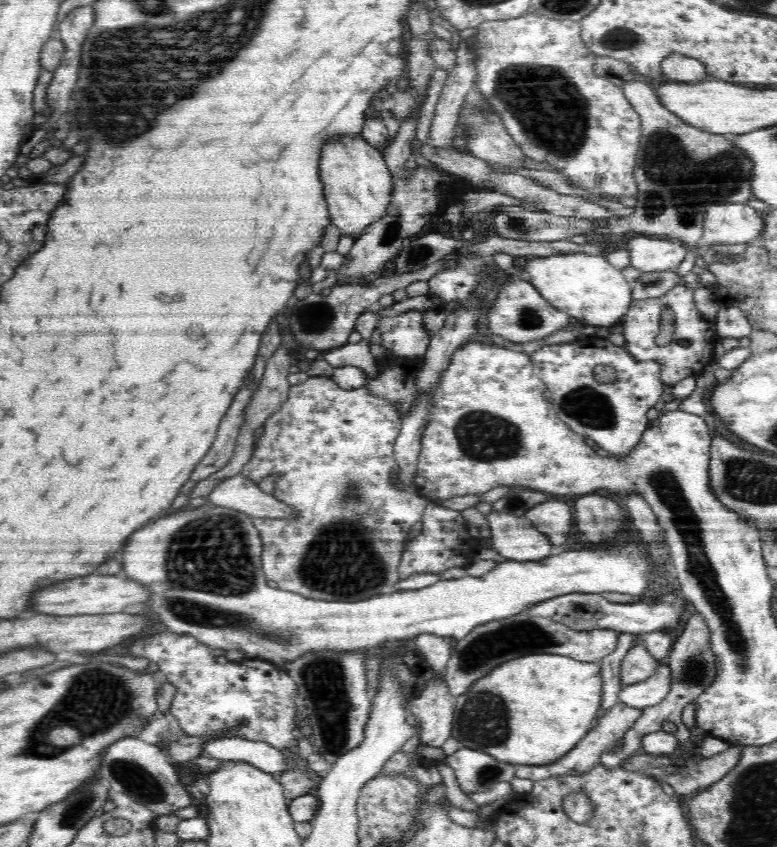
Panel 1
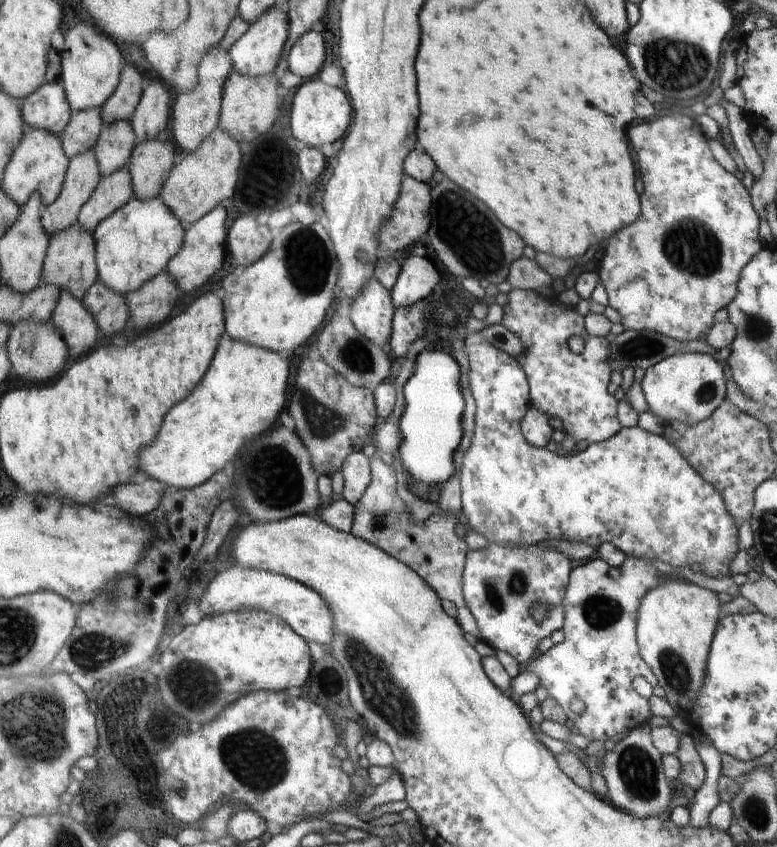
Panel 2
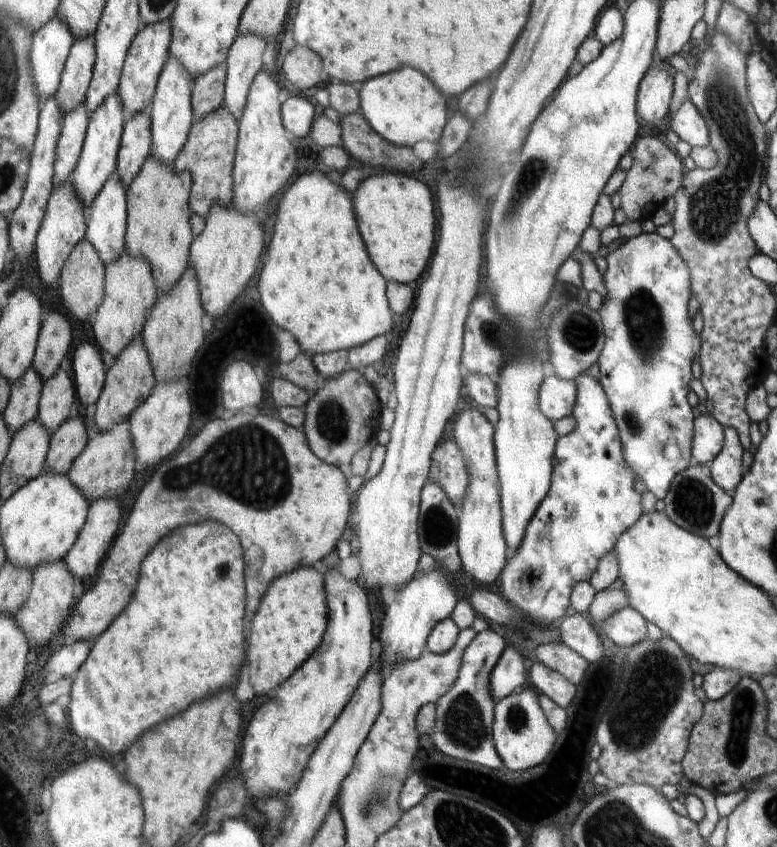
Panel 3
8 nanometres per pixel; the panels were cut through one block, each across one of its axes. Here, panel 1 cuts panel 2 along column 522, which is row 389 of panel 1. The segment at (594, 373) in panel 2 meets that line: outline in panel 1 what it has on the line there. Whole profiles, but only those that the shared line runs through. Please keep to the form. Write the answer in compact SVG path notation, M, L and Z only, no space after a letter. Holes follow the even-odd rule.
M308 377L305 382L290 387L288 400L282 404L276 414L266 420L264 432L256 440L256 447L250 461L242 467L240 473L255 483L259 483L266 476L277 475L273 495L280 502L283 502L286 506L291 506L297 512L297 515L291 519L252 518L252 522L259 530L263 542L261 565L265 577L272 585L280 590L301 594L306 598L320 601L360 601L379 594L392 594L397 591L395 585L400 580L399 562L406 549L405 543L407 542L408 532L416 522L421 520L424 509L430 500L417 495L413 497L407 490L396 488L390 481L390 473L397 467L394 446L403 420L401 415L396 412L398 412L398 409L388 399L374 395L368 387L344 390L331 377Z

